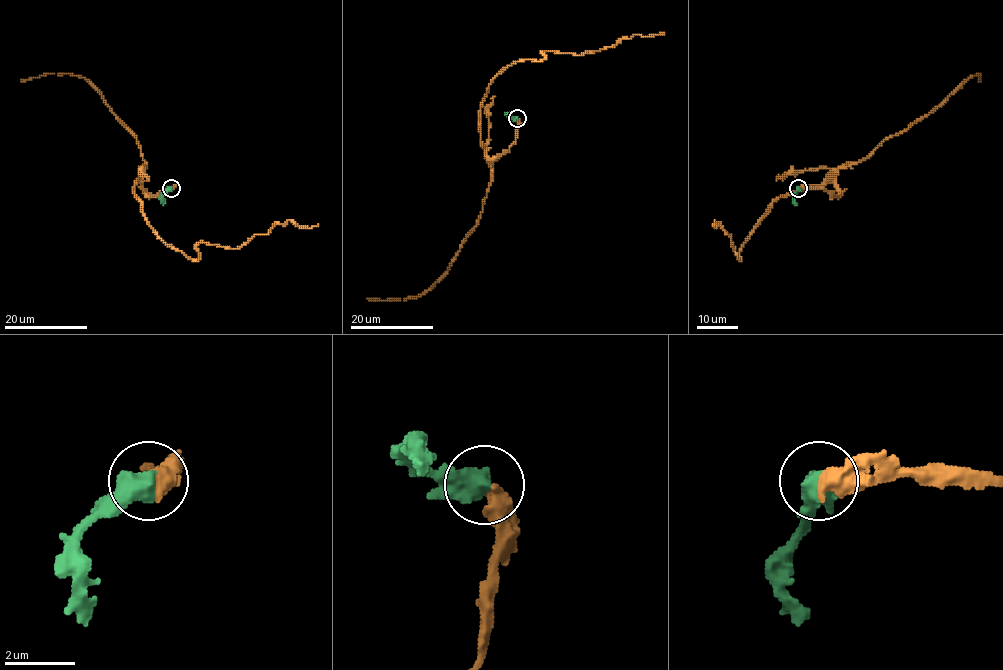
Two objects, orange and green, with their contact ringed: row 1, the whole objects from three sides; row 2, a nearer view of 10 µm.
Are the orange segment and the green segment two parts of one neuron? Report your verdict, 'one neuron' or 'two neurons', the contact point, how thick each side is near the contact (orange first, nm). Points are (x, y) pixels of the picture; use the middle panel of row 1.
one neuron | (517, 118) | 550/700 nm

